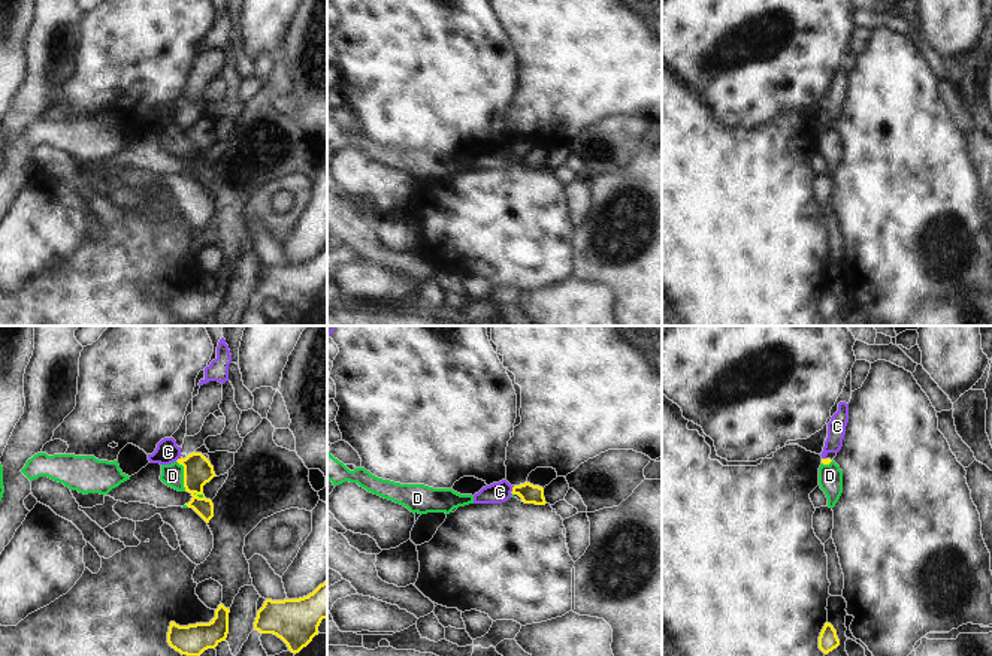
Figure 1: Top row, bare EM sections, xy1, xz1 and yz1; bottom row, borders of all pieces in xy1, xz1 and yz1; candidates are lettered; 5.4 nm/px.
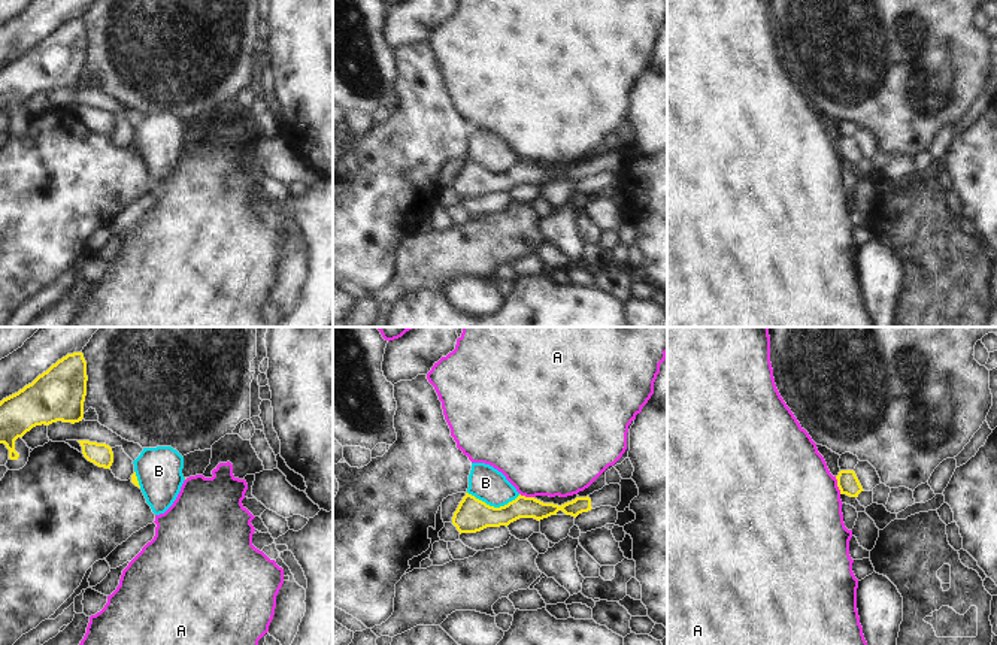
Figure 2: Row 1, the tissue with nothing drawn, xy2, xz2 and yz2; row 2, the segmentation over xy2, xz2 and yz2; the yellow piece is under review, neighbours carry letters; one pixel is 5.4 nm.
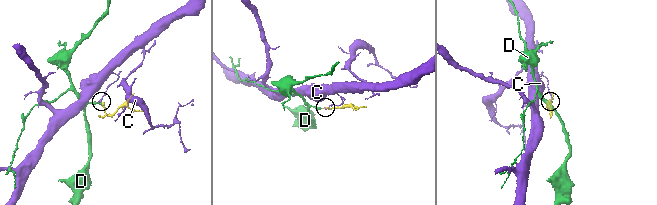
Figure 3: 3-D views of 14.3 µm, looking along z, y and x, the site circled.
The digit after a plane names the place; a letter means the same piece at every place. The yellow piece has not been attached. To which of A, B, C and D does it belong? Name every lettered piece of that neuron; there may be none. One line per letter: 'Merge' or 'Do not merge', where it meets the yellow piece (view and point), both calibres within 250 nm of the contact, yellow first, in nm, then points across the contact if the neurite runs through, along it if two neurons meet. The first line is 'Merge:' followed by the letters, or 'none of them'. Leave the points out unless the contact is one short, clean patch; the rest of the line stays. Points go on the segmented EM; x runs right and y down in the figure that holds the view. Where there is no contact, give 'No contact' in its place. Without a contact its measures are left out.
Merge: D
A: Do not merge. Touches yellow at yz2 (838, 485). Thickness 120 nm (yellow) against 500 nm. Boundary: yz2 (835, 477), (841, 493)
B: Do not merge. Touches yellow at xz2 (493, 506). Thickness 180 nm (yellow) against 190 nm
C: Do not merge. Touches yellow at xz1 (513, 490). Thickness 110 nm (yellow) against 110 nm. Boundary: xz1 (514, 486), (511, 493)
D: Merge. Touches yellow at xy1 (184, 475). Thickness 160 nm (yellow) against 120 nm. Path across: xy1 (197, 471), (184, 475), (172, 475)

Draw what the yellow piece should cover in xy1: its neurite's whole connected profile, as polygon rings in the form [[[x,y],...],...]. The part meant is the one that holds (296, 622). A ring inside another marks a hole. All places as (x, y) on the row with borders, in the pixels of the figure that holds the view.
[[[327,580],[299,599],[266,599],[257,611],[254,629],[276,635],[296,655],[318,635],[323,619],[327,619]]]

